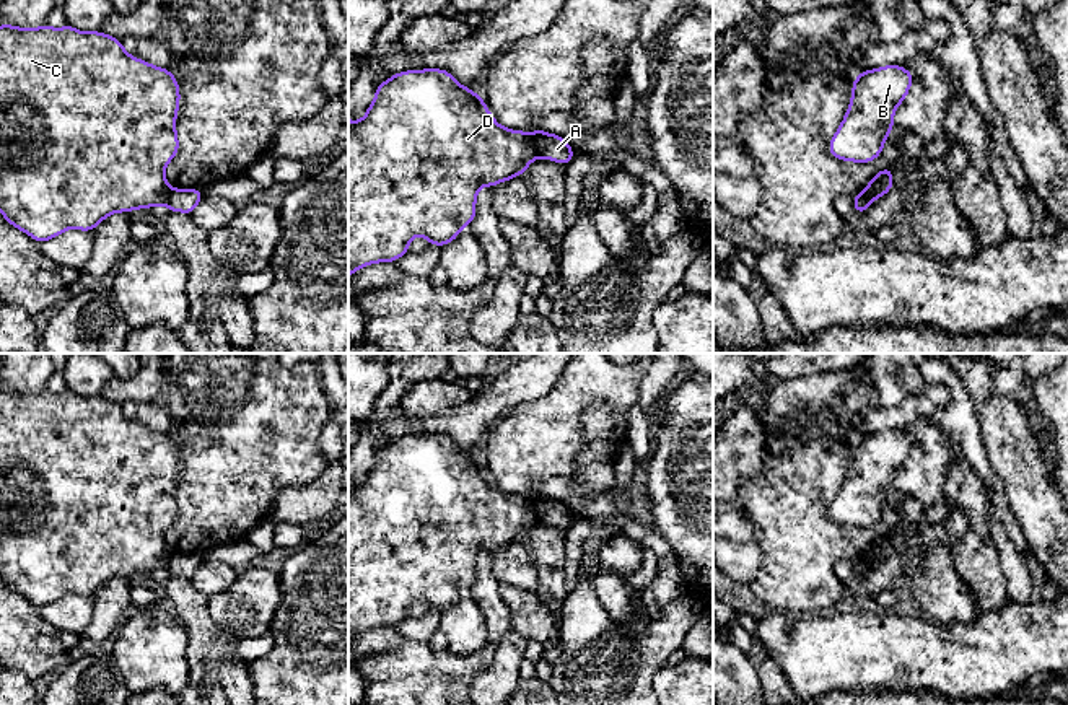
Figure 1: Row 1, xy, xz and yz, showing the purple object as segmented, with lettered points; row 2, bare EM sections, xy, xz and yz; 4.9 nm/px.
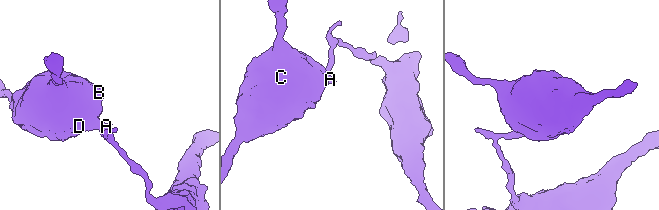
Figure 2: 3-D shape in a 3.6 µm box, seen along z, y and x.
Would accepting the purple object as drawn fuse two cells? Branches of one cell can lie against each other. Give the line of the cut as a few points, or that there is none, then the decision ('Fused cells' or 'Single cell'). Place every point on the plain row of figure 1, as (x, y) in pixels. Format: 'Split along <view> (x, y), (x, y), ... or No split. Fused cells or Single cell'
Split along xz (529, 500), (539, 518). Fused cells

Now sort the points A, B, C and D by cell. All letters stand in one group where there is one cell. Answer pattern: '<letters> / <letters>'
A / B C D

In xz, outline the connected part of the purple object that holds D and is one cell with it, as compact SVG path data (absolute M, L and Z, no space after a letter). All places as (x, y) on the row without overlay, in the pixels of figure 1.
M441 433L407 435L389 441L376 451L374 466L366 474L360 487L348 484L348 642L358 633L376 627L394 627L409 617L409 607L414 601L423 599L430 609L443 612L454 606L461 591L469 591L477 576L475 563L480 550L493 552L498 547L521 541L526 532L537 523L537 515L529 498L523 495L510 495L495 487L487 474L482 459L472 459L474 453L461 451L456 443Z

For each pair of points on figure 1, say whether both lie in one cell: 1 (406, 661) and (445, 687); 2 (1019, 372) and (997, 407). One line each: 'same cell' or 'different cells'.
1: same cell
2: different cells

